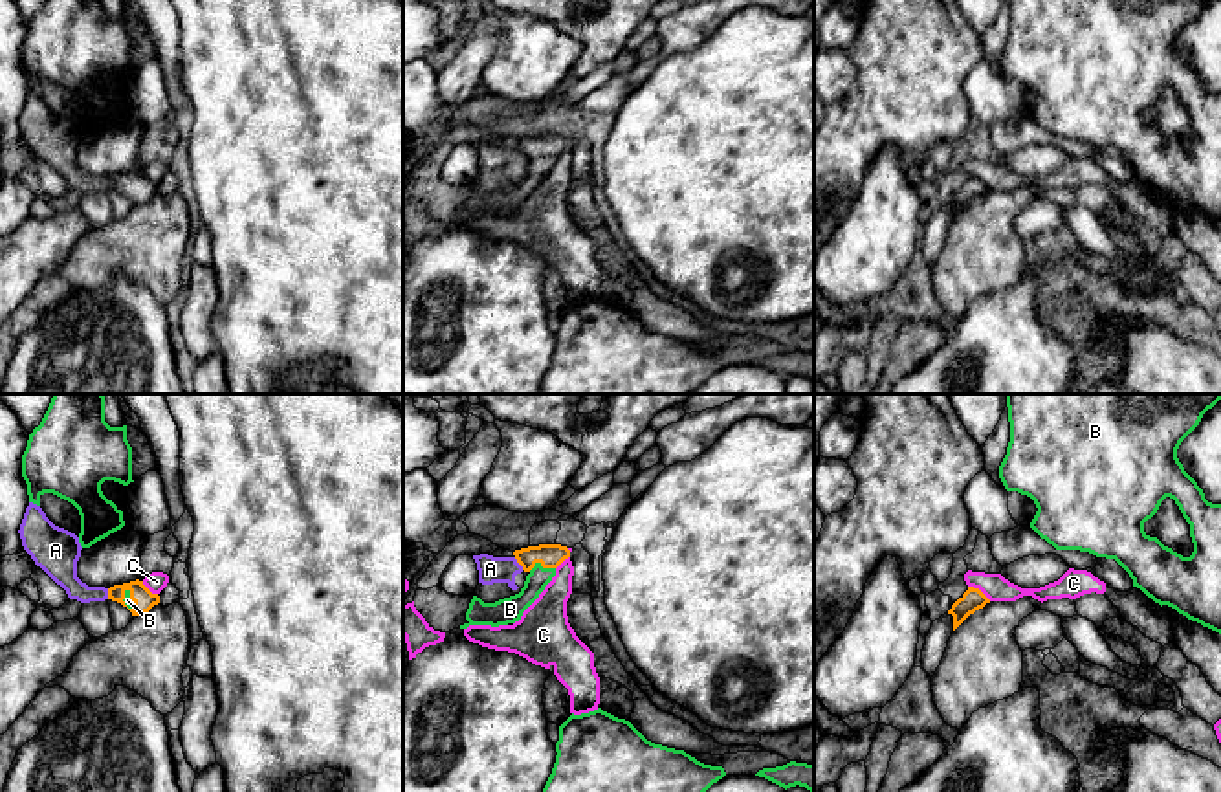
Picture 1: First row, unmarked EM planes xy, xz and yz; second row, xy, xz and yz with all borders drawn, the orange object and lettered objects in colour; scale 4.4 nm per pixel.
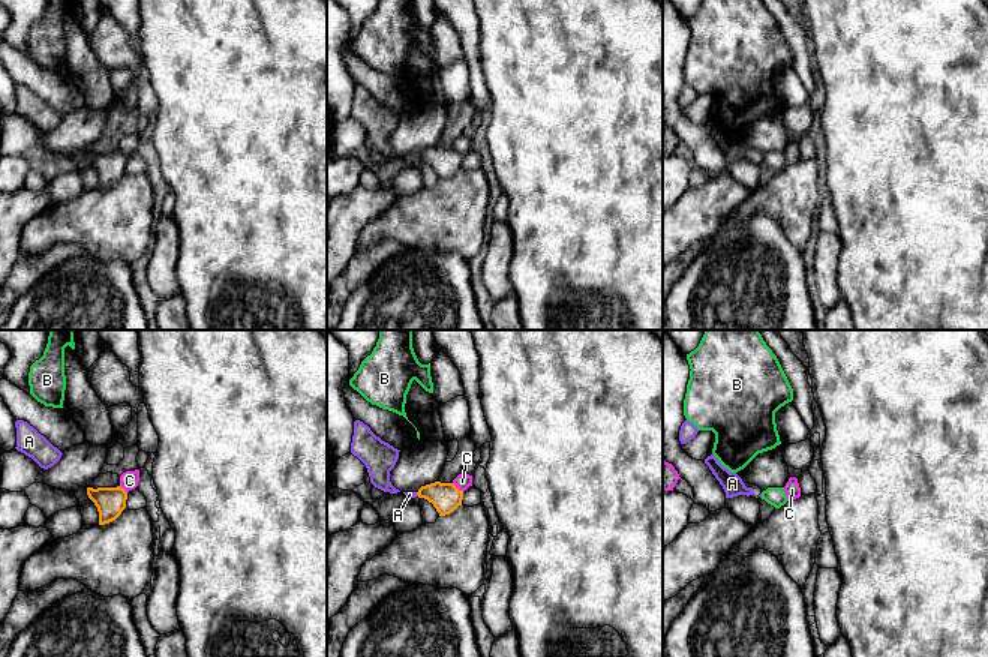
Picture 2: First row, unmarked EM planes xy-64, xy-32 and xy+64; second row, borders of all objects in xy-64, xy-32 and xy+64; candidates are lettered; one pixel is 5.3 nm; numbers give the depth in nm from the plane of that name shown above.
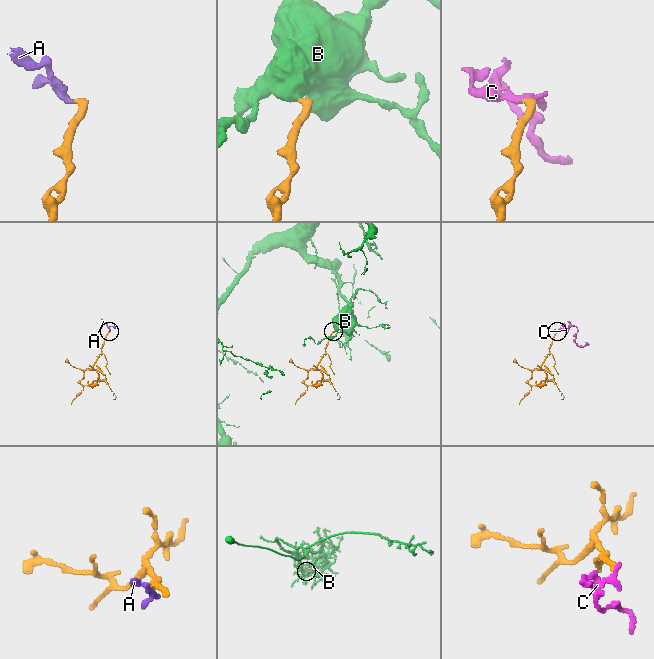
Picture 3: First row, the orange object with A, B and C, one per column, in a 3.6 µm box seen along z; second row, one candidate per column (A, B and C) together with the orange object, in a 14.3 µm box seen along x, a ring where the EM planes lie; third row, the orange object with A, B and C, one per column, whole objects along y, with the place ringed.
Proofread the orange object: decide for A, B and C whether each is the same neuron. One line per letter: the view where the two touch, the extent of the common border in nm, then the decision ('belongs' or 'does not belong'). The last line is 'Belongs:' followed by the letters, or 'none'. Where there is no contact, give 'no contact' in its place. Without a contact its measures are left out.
A: contact in xz; length 70 nm; does not belong
B: contact in xz; length 120 nm; belongs
C: contact in yz; length 120 nm; does not belong
Belongs: B

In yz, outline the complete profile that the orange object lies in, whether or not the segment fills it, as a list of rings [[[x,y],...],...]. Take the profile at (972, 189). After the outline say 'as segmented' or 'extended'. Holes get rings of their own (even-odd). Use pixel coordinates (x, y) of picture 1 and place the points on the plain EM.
[[[968,176],[968,180],[952,194],[948,204],[953,205],[953,220],[975,200],[983,198],[990,189],[974,176]]] | as segmented

